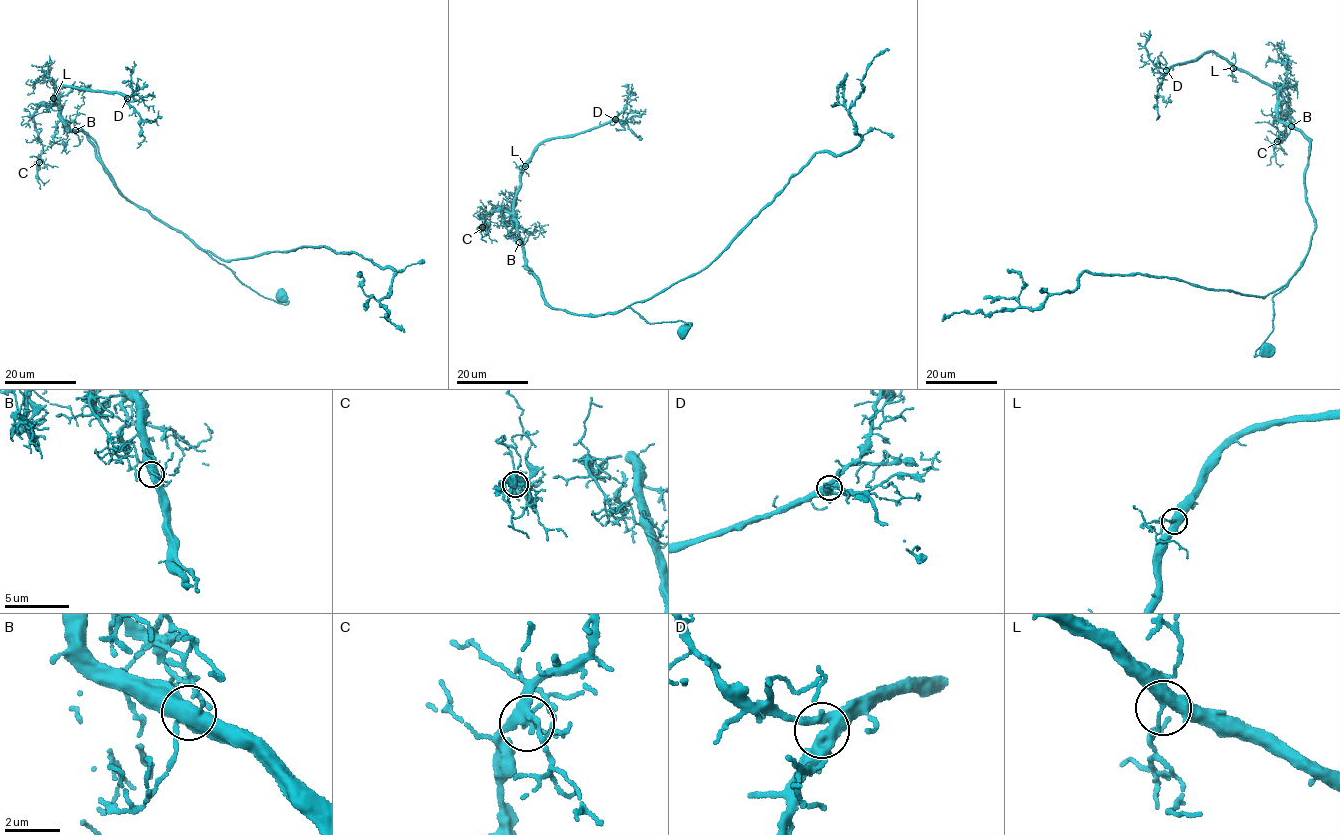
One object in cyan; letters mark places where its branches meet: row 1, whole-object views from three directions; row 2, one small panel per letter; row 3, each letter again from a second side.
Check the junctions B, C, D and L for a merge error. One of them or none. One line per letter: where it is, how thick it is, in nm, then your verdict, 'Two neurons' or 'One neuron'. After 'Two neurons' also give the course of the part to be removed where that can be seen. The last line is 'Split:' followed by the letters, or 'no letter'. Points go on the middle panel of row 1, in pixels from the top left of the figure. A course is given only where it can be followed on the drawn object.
B: Place: (519, 242). Thickness 500 nm. One neuron
C: Place: (482, 227). Thickness 300 nm. One neuron
D: Place: (615, 119). Thickness 400 nm. One neuron
L: Place: (525, 166). Thickness 400 nm. One neuron
Split: no letter

